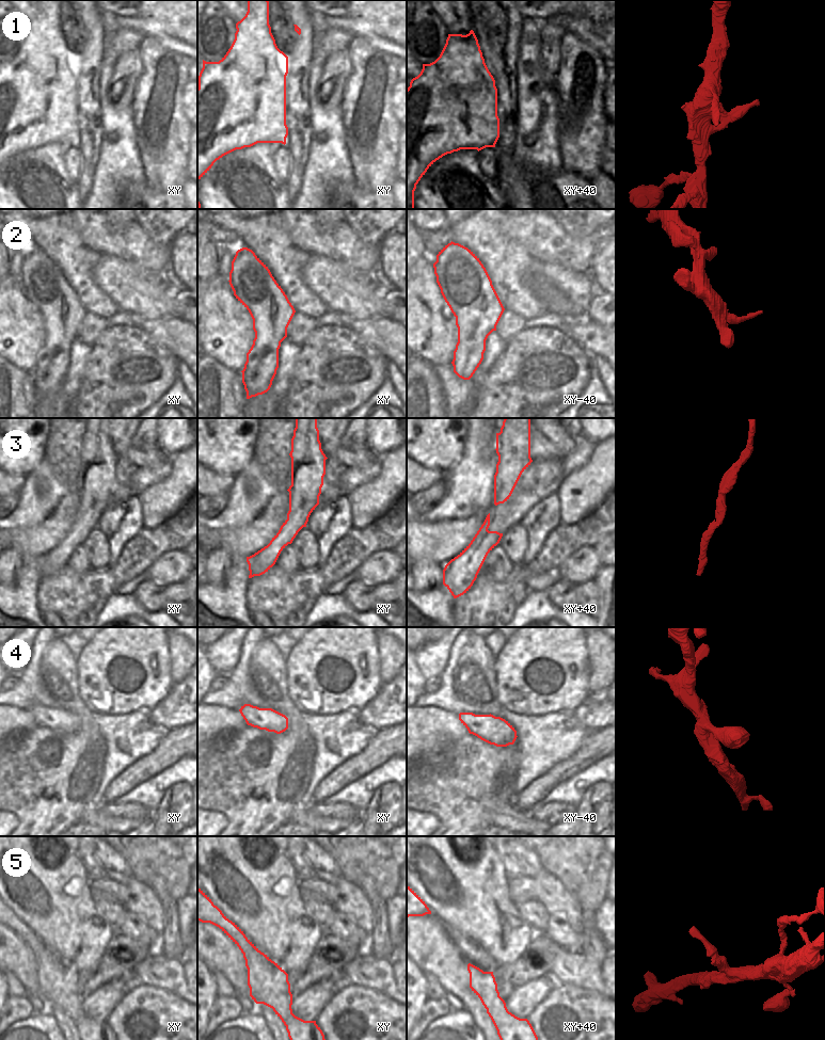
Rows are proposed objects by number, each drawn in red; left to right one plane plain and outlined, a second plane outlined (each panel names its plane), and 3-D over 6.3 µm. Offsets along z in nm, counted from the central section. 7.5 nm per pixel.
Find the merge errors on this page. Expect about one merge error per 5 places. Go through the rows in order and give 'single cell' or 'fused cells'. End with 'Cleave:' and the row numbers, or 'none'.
1: single cell
2: single cell
3: single cell
4: single cell
5: single cell
Cleave: none

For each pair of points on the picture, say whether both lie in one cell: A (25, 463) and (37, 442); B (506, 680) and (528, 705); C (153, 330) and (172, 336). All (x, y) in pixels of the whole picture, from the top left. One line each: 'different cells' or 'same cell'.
A: same cell
B: same cell
C: same cell

